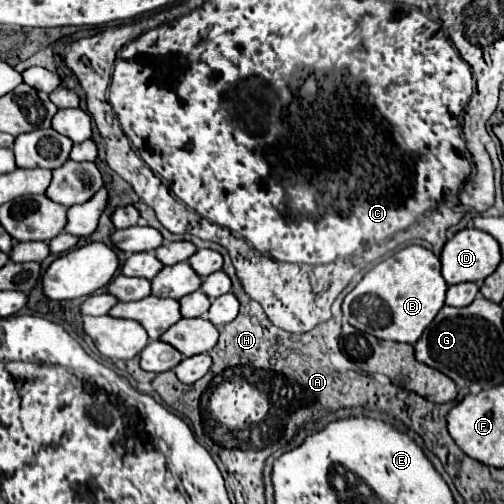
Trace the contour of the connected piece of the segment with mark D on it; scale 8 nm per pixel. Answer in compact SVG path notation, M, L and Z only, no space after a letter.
M462 229L458 231L442 249L440 255L440 263L442 263L442 277L446 279L448 285L456 285L456 283L464 283L464 281L474 281L480 283L484 281L488 275L492 275L496 271L496 267L502 261L502 253L500 253L500 245L498 241L480 231L480 229Z

